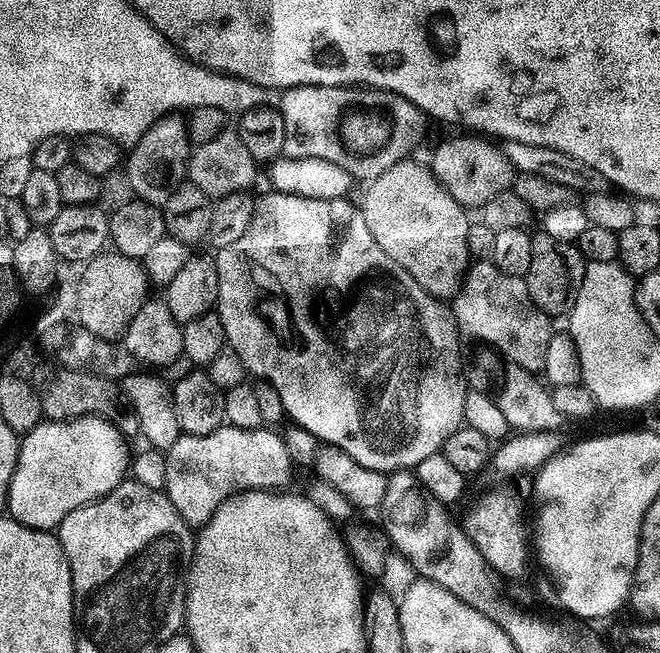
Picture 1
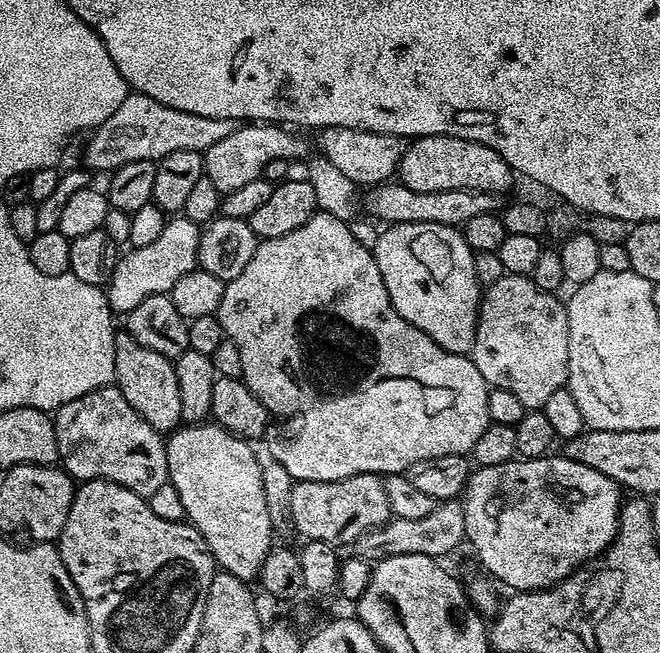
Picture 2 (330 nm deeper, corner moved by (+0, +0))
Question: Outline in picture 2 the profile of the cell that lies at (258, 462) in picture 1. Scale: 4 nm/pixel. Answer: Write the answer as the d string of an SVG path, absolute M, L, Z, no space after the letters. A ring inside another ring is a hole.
M367 472L350 478L342 478L334 482L295 481L292 485L289 504L290 524L304 535L305 541L321 540L333 546L351 546L362 534L373 532L376 528L387 524L392 516L390 498L386 496L383 479L377 473Z

